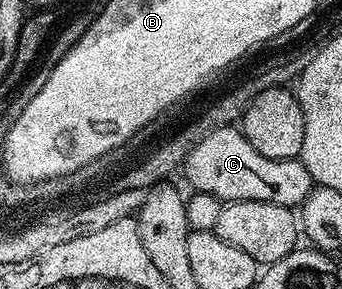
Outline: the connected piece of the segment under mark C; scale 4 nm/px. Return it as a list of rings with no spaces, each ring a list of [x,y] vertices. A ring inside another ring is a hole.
[[[235,125],[221,127],[220,130],[215,130],[211,135],[202,139],[201,143],[197,143],[183,161],[181,173],[187,176],[188,183],[192,185],[190,188],[194,192],[212,193],[218,201],[224,203],[229,201],[268,201],[288,207],[299,207],[302,206],[303,201],[313,188],[309,171],[303,166],[302,161],[298,159],[274,161],[261,155],[261,151],[257,151],[257,147],[253,147],[253,143],[249,143],[249,139],[245,139],[242,128]]]

